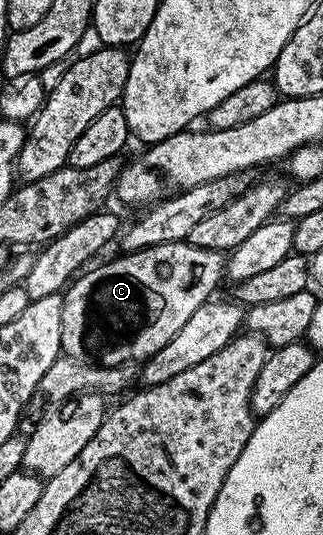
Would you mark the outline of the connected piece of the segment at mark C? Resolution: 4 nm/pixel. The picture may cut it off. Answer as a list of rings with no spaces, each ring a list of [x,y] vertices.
[[[189,241],[165,243],[164,245],[149,247],[143,251],[122,253],[119,256],[119,259],[110,259],[107,263],[100,264],[99,267],[91,266],[89,269],[83,270],[65,288],[62,295],[62,355],[65,358],[75,359],[81,363],[95,363],[97,367],[121,367],[124,363],[138,365],[151,359],[157,351],[164,349],[164,345],[168,345],[168,341],[172,341],[172,337],[176,337],[176,333],[180,333],[180,329],[188,322],[188,317],[192,317],[192,313],[196,313],[196,309],[200,309],[203,303],[213,296],[210,294],[217,289],[218,282],[223,282],[226,274],[227,256],[223,252],[205,251],[199,247],[194,247]]]

